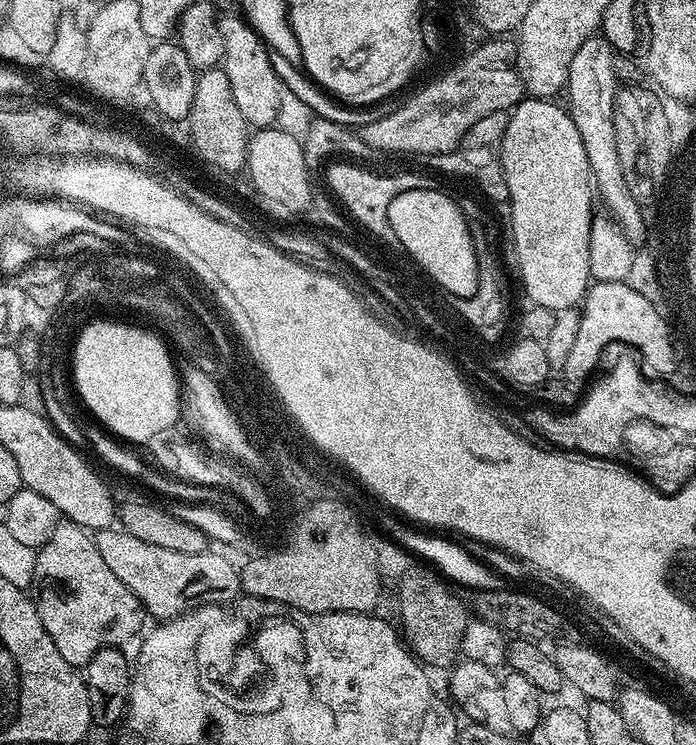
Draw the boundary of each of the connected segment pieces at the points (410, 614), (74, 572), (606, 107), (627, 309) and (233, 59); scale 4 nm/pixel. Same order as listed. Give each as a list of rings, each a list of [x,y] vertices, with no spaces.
[[[422,567],[408,568],[400,576],[400,620],[404,623],[402,636],[421,665],[429,669],[448,670],[461,655],[460,644],[466,634],[470,612],[465,601],[461,597],[459,600],[451,592],[452,588],[431,567]]]
[[[61,519],[50,540],[38,549],[32,583],[36,609],[46,634],[54,638],[58,654],[62,654],[62,658],[66,658],[66,662],[70,662],[77,670],[83,669],[98,649],[123,645],[123,640],[130,639],[146,619],[146,611],[140,599],[118,579],[118,574],[114,574],[114,570],[110,570],[105,559],[98,554],[98,546],[89,529],[81,528],[73,520]]]
[[[600,34],[590,37],[578,48],[568,67],[566,110],[574,122],[574,126],[578,129],[579,137],[582,138],[582,146],[586,146],[588,170],[599,199],[601,196],[605,206],[608,207],[607,215],[619,225],[625,236],[635,238],[640,231],[642,233],[645,231],[646,216],[642,211],[642,206],[634,198],[634,194],[630,194],[630,186],[626,186],[626,178],[622,174],[622,166],[618,162],[613,103],[616,101],[620,82],[614,74],[615,57],[615,49]]]
[[[618,282],[593,283],[586,295],[592,299],[594,304],[606,304],[602,340],[605,340],[609,346],[615,345],[616,340],[621,340],[622,343],[637,348],[641,356],[639,359],[645,365],[648,363],[662,378],[670,376],[671,372],[677,368],[670,324],[662,315],[661,309],[659,307],[656,309],[648,301],[647,295],[631,289],[626,283],[619,284]]]
[[[236,16],[219,17],[224,47],[222,67],[226,78],[230,78],[230,91],[234,94],[234,102],[245,122],[256,130],[270,128],[279,118],[279,99],[284,85],[270,64],[269,48],[263,38],[246,19]]]

